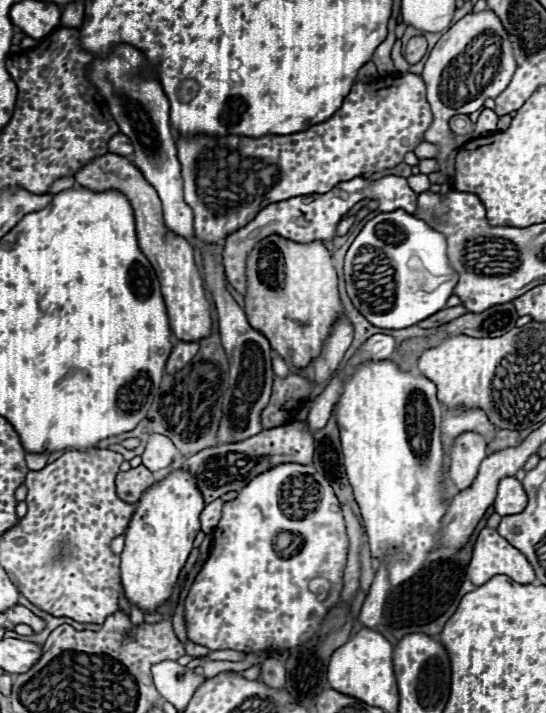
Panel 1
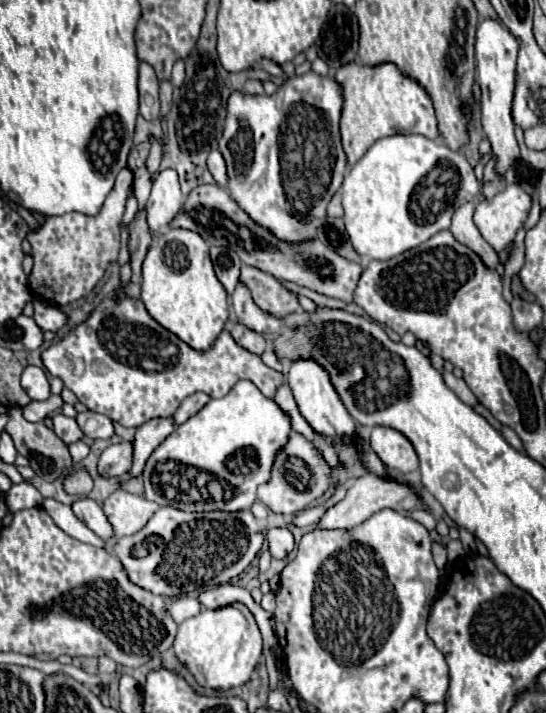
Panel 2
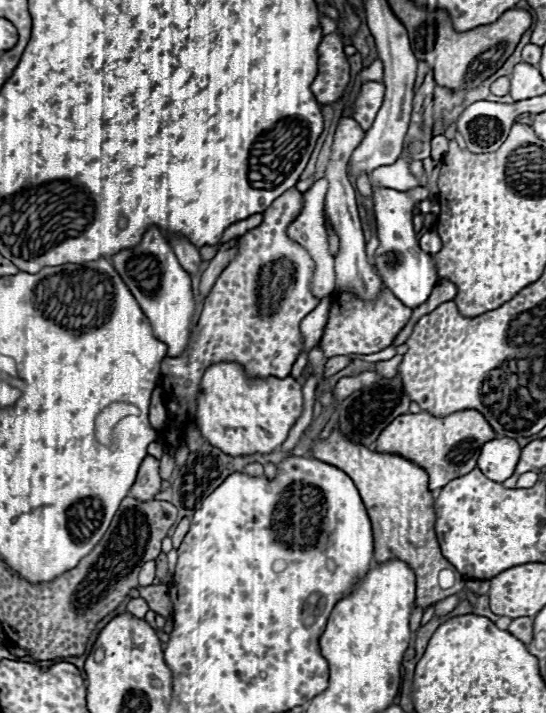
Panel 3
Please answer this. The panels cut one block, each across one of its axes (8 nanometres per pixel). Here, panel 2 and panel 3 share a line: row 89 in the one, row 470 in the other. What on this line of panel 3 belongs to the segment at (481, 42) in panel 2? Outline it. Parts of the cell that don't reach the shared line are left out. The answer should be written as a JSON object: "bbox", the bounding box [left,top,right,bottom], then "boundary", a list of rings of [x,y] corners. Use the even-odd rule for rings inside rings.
{"bbox":[478,438,520,482],"boundary":[[[494,438],[482,446],[478,468],[492,482],[504,482],[514,474],[520,458],[520,446],[512,438]]]}

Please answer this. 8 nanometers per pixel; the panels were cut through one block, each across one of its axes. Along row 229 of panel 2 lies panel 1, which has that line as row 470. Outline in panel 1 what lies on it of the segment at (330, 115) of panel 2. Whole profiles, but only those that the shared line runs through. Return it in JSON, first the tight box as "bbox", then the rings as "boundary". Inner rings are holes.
{"bbox":[184,464,348,654],"boundary":[[[278,464],[262,472],[238,490],[234,500],[222,506],[222,518],[212,538],[212,552],[184,602],[188,640],[210,650],[236,650],[244,654],[300,646],[302,634],[312,628],[314,636],[326,614],[340,600],[346,552],[348,538],[340,502],[324,474],[312,464]],[[312,578],[326,578],[332,584],[326,600],[320,602],[316,594],[308,590]]]}

